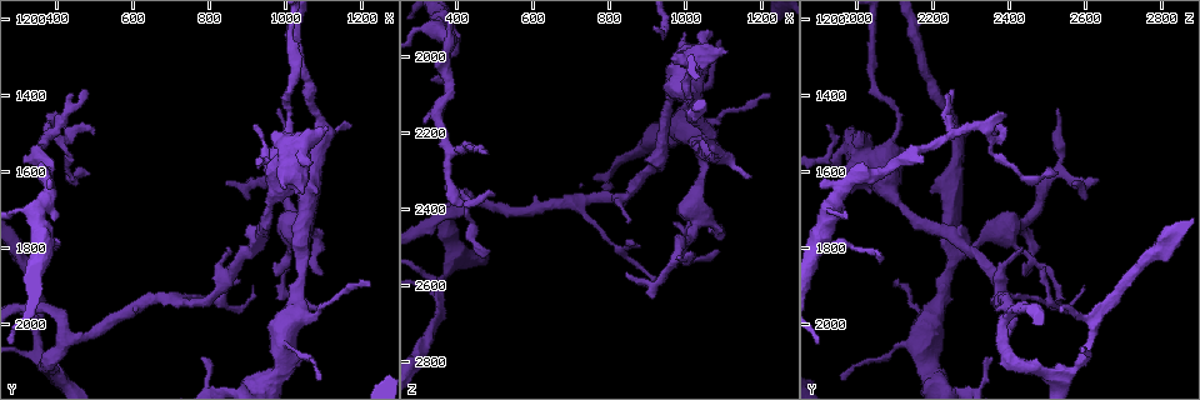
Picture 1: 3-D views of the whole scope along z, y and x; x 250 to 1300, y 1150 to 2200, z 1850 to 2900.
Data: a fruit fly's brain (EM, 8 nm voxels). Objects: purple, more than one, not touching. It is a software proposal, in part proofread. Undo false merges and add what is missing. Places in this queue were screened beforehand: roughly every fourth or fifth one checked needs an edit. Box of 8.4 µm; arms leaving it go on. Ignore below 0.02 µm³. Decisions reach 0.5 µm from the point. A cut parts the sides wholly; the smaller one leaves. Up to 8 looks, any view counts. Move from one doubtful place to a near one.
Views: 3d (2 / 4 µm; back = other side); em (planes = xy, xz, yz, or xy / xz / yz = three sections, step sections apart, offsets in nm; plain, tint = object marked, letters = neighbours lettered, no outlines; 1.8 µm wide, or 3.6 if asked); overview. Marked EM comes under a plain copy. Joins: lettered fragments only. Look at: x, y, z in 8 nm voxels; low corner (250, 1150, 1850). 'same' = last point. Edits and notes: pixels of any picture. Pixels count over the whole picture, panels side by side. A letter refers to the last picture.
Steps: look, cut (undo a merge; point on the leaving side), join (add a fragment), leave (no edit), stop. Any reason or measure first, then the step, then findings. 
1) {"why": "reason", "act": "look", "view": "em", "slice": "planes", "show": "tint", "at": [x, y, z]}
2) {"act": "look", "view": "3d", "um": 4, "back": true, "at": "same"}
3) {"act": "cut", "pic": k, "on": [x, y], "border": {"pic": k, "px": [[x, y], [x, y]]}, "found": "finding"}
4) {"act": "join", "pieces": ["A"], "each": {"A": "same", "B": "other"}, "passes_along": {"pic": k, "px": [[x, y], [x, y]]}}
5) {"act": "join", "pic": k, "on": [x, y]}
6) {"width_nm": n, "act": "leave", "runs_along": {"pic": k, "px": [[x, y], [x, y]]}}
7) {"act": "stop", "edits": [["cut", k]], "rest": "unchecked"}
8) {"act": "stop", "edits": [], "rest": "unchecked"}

{"why": "free end", "act": "look", "view": "em", "slice": "planes", "show": "tint", "at": [975, 1435, 2525]}

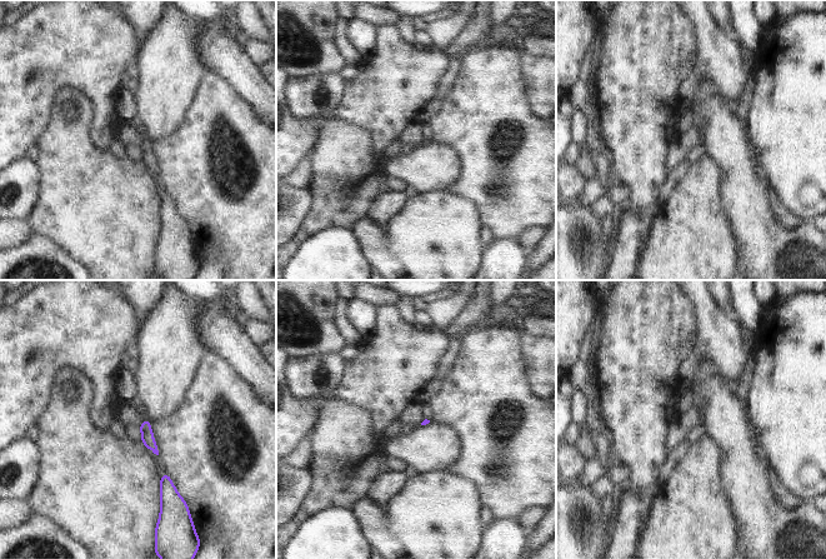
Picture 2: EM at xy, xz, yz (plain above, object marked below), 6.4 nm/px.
{"why": "what lies round it", "act": "look", "view": "em", "slice": "planes", "show": "letters", "at": "same"}

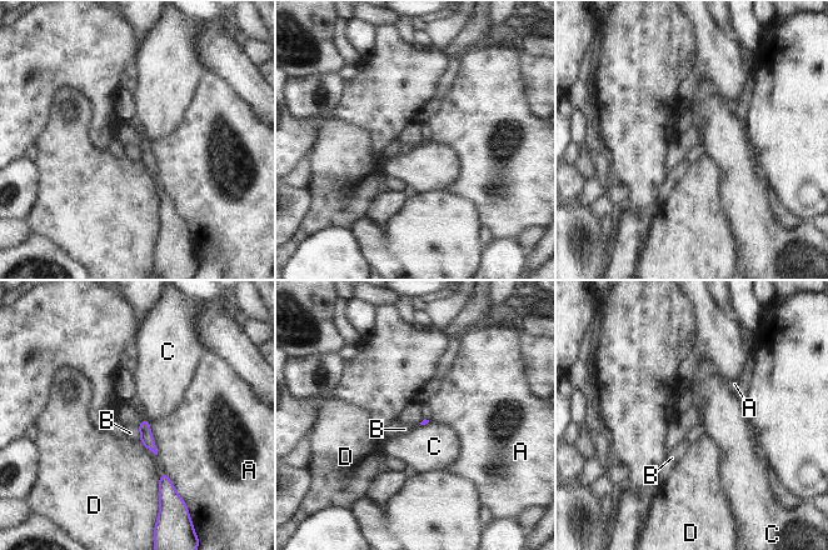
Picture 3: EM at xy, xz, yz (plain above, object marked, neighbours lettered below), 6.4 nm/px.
{"act": "leave", "each": {"A": "other", "B": "other", "C": "other", "D": "other"}, "border": {"pic": 3, "px": [[136, 426], [140, 440]]}, "found": "none of them fits"}

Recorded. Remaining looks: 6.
{"why": "free end", "act": "look", "view": "em", "slice": "yz", "step": 8, "show": "letters", "at": [1170, 1490, 2315]}

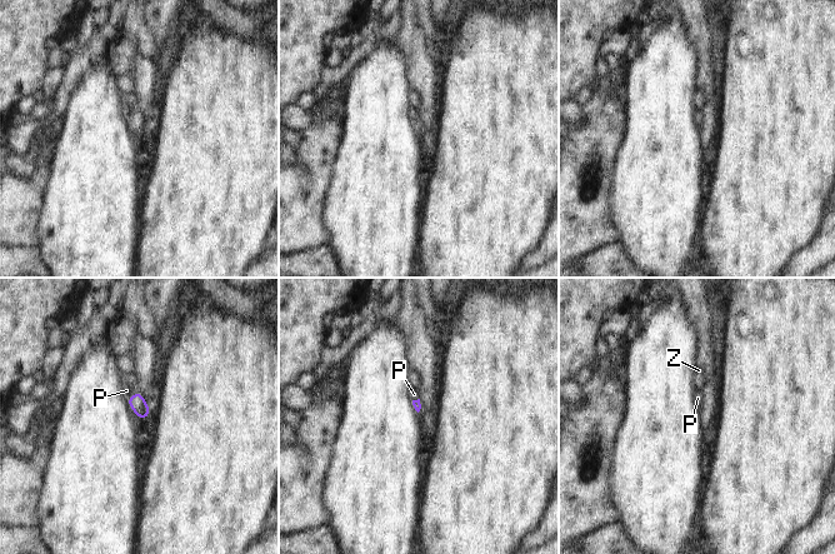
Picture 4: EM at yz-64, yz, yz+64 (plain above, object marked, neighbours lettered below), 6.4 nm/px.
{"why": "another direction", "act": "look", "view": "em", "slice": "planes", "show": "letters", "at": "same"}

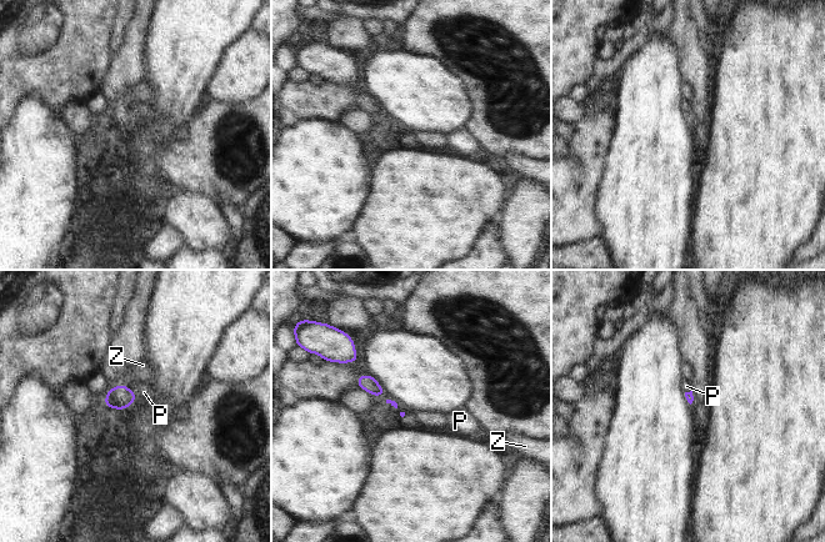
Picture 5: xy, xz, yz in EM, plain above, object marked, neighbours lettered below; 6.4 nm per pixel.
{"act": "join", "pieces": ["Z"], "each": {"P": "other", "Z": "same"}, "found": "it goes on there"}

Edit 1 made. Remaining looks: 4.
{"why": "see it whole again", "act": "look", "view": "overview"}

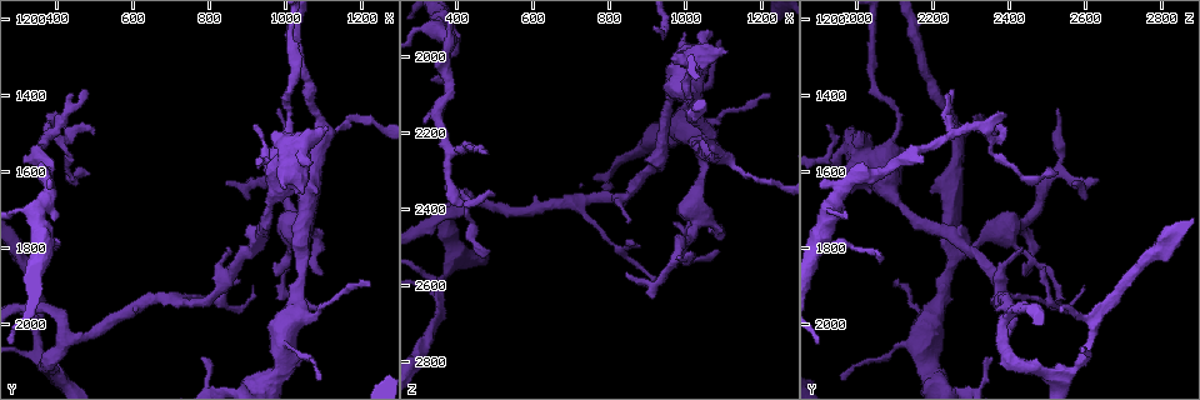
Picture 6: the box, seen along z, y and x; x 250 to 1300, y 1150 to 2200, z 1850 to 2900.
{"why": "four or more arms meet", "act": "look", "view": "em", "slice": "planes", "show": "letters", "at": [1015, 1750, 2385]}

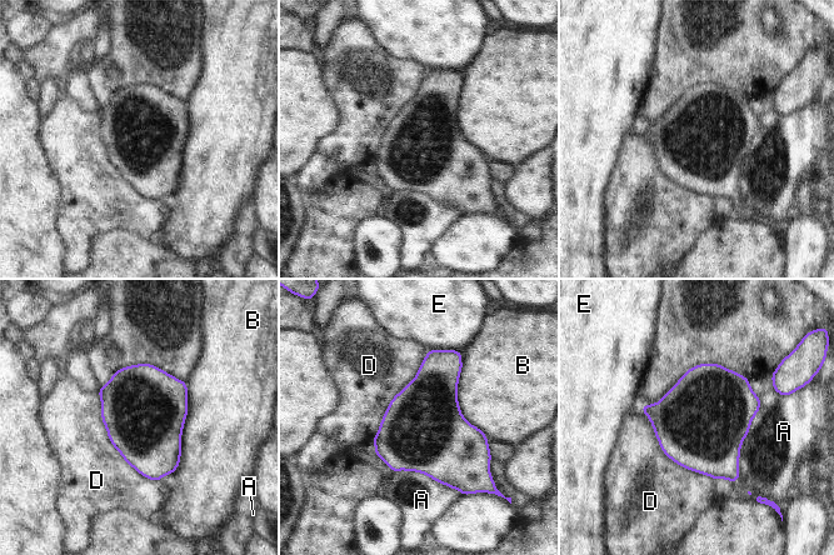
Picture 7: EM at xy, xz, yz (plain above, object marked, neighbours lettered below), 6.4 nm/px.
{"act": "leave", "each": {"A": "other", "B": "other", "D": "other", "E": "other"}, "border": {"pic": 7, "px": [[98, 393], [110, 443], [159, 481]]}, "found": "all the same neuron"}

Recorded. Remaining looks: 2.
{"act": "look", "view": "3d", "um": 4, "at": [785, 2085, 2355]}

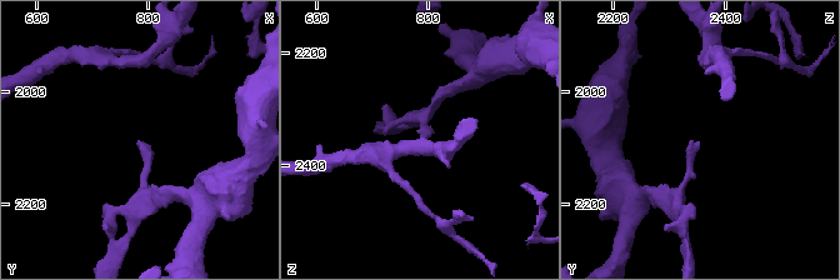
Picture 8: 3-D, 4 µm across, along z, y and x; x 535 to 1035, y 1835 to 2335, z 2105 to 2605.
{"act": "look", "view": "em", "slice": "planes", "show": "letters", "at": [785, 2090, 2360]}

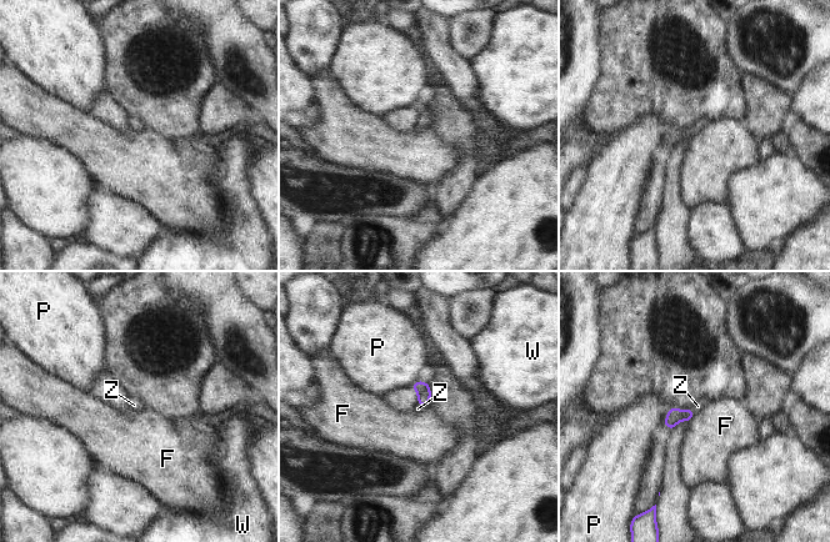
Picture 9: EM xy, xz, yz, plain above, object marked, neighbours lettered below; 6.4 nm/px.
{"act": "join", "pieces": ["Z"], "each": {"F": "other", "P": "other", "W": "other", "Z": "same"}, "passes_along": {"pic": 9, "px": [[674, 416], [693, 412], [700, 405]]}, "found": "the neuron continues"}

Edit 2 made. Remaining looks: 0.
{"act": "stop", "edits": [["join", 5], ["join", 9]], "rest": "unchecked"}

